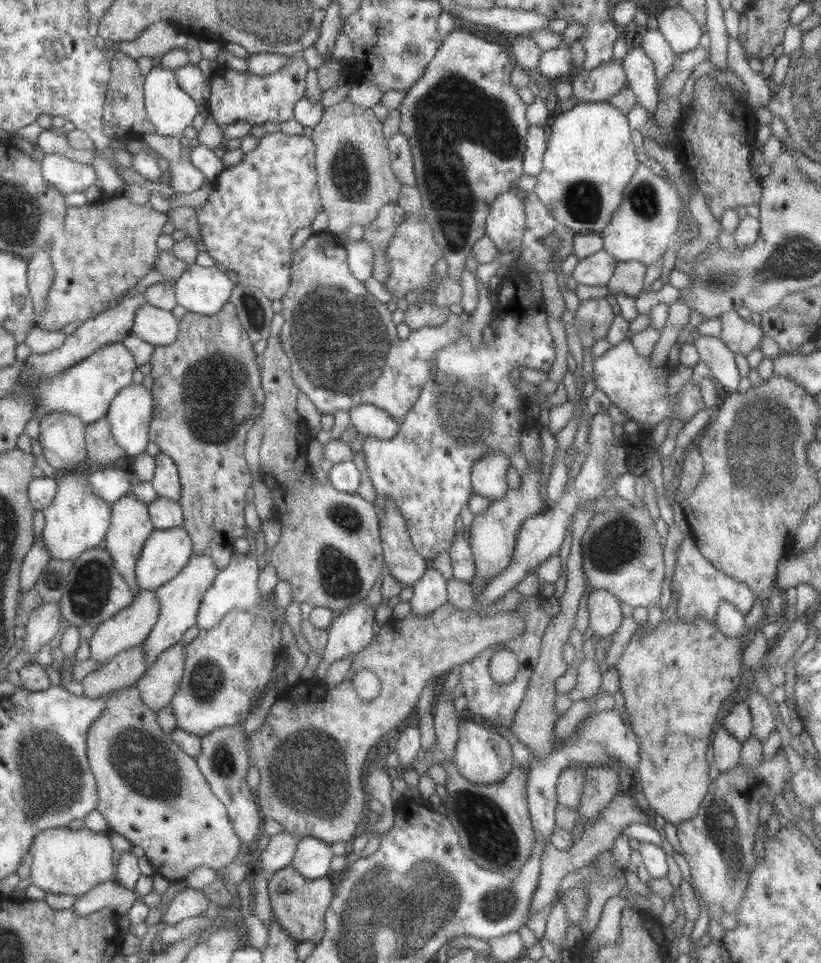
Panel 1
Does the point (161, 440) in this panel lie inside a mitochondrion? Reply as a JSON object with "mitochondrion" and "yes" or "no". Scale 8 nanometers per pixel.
{"mitochondrion":"no"}

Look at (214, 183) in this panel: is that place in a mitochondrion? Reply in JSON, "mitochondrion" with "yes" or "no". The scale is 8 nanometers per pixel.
{"mitochondrion":"no"}

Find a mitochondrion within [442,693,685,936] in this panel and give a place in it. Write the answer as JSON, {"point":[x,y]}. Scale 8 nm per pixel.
{"point":[488,833]}

